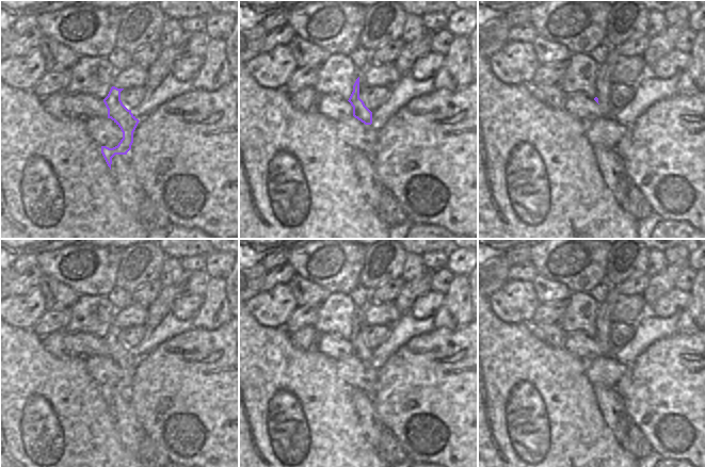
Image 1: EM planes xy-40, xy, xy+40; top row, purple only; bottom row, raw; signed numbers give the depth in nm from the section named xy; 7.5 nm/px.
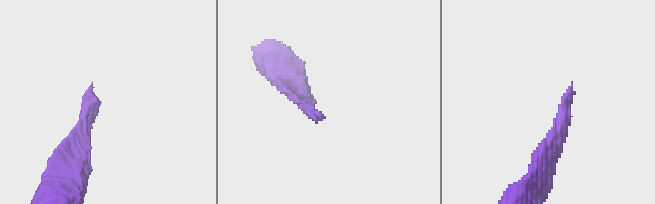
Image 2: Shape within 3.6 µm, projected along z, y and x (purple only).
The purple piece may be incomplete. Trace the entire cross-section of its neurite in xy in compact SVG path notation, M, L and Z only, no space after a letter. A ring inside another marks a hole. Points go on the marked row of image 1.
M358 77L353 85L353 92L348 101L353 107L353 116L365 125L371 125L373 110L370 111L363 101L365 87L366 85Z

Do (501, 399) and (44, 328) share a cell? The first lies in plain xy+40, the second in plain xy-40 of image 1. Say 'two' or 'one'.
two

